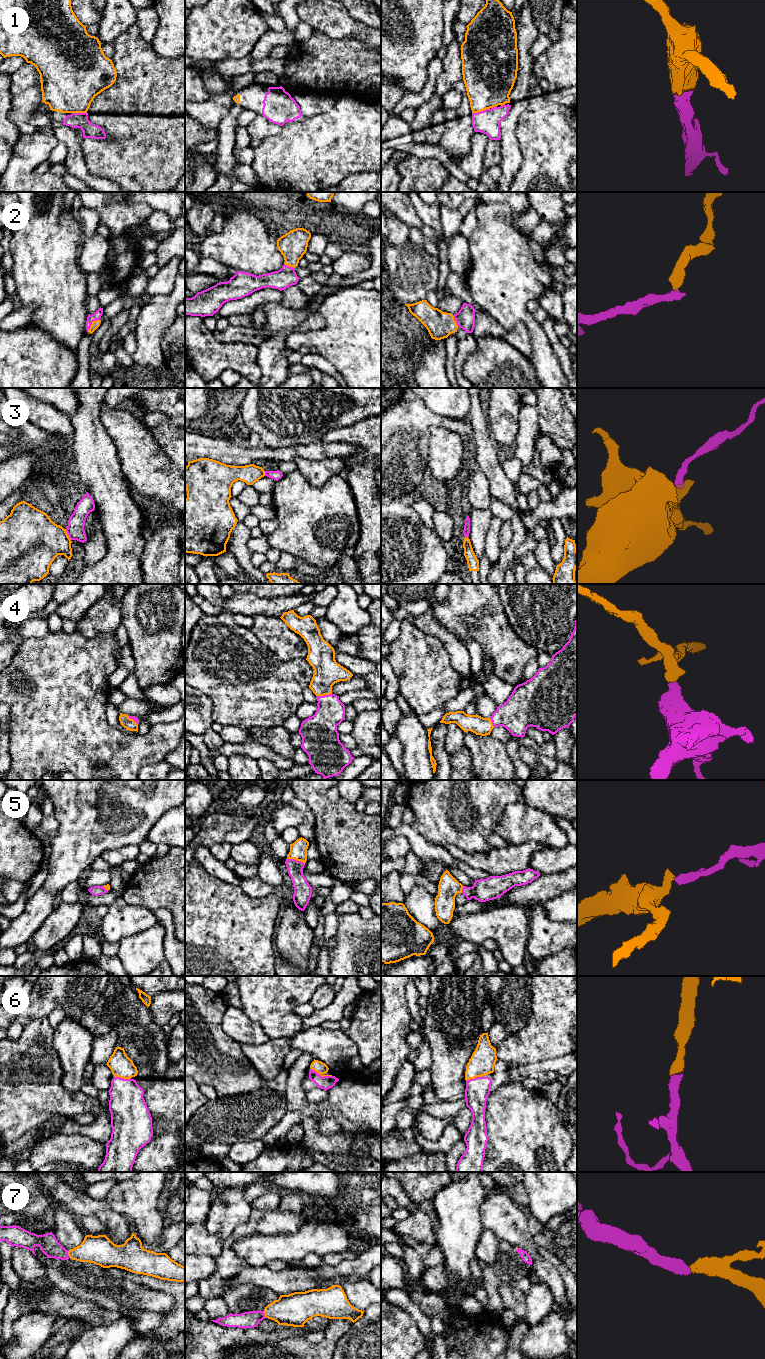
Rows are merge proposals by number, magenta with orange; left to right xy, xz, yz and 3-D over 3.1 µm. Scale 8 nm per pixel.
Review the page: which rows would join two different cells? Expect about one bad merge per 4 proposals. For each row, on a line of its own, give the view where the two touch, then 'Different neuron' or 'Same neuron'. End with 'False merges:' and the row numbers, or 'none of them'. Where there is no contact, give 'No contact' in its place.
1: Touches magenta in yz. Same neuron
2: Touches magenta in xy. Same neuron
3: Touches magenta in xy. Different neuron
4: Touches magenta in xz. Same neuron
5: Touches magenta in xz. Same neuron
6: Touches magenta in xz. Same neuron
7: Touches magenta in xy. Same neuron
False merges: 3

